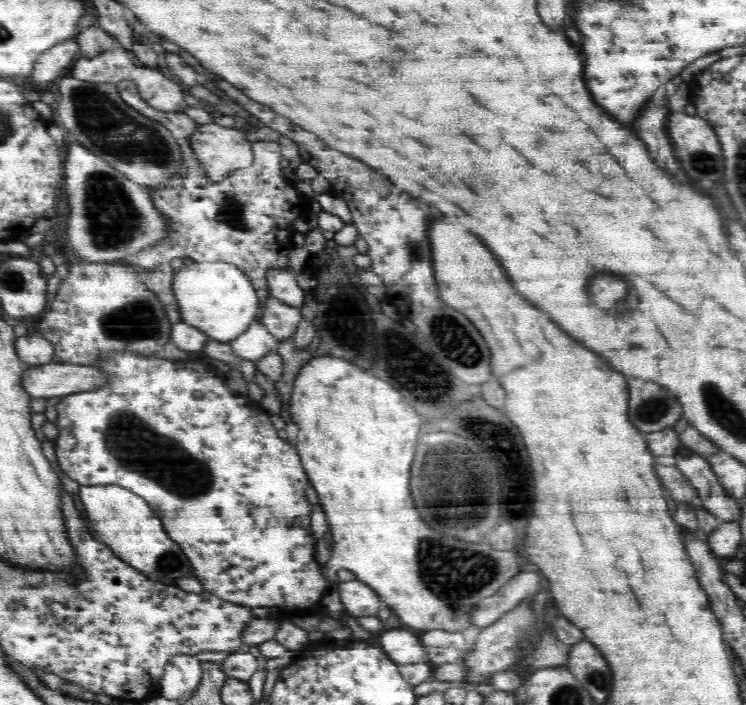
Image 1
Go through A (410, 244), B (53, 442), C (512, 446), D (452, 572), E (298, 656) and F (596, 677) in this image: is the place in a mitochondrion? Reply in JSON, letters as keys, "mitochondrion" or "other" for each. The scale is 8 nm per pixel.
{"A":"mitochondrion","B":"other","C":"mitochondrion","D":"mitochondrion","E":"other","F":"mitochondrion"}

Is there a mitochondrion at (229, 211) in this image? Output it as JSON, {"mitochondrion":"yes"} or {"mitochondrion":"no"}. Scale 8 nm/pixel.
{"mitochondrion":"yes"}

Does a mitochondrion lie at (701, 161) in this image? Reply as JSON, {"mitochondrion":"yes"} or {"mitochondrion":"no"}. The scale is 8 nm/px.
{"mitochondrion":"yes"}

